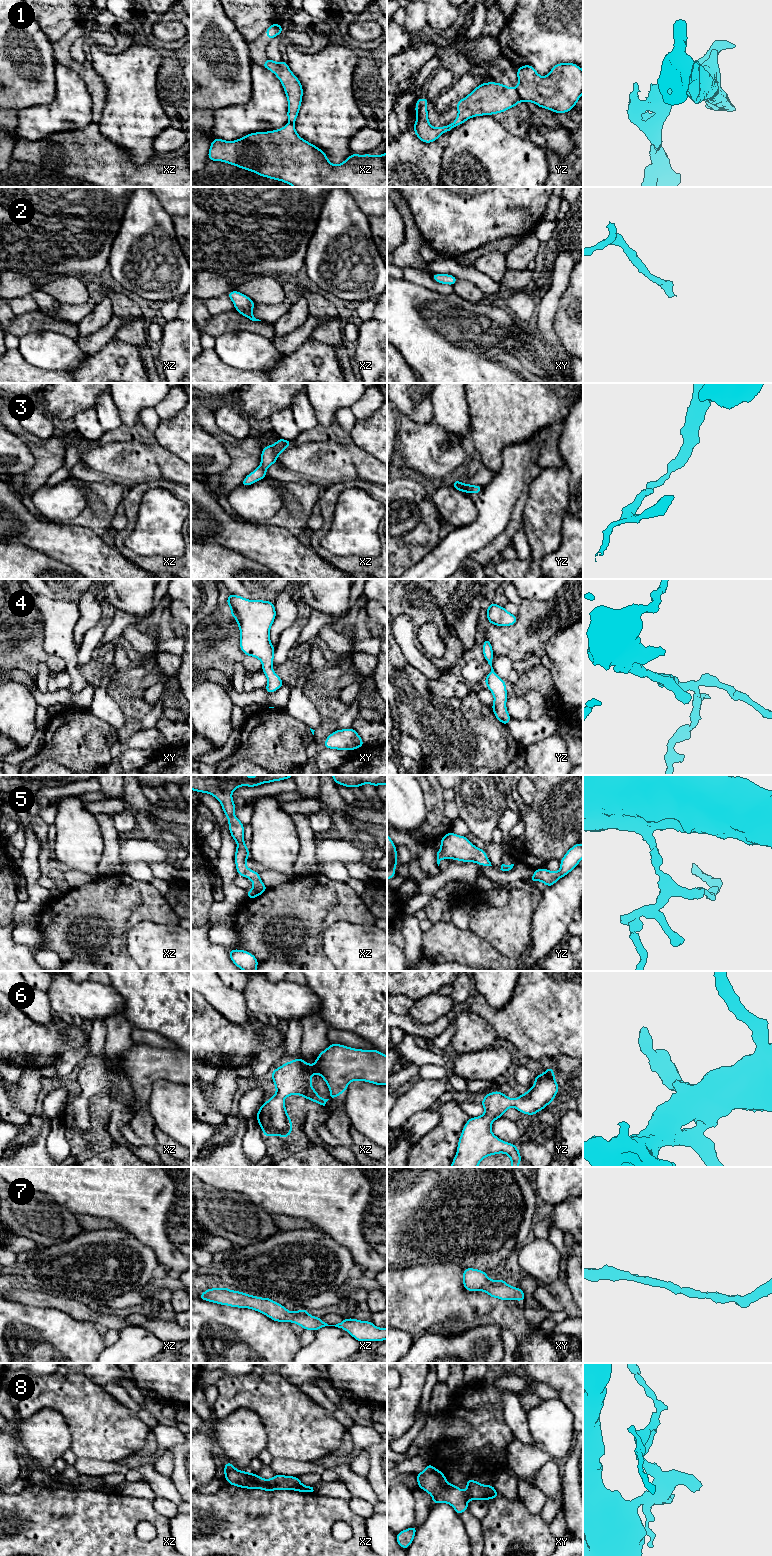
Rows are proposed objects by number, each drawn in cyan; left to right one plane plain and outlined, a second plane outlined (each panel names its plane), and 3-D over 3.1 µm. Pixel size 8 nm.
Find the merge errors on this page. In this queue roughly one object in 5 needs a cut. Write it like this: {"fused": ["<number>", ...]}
{"fused": ["1"]}

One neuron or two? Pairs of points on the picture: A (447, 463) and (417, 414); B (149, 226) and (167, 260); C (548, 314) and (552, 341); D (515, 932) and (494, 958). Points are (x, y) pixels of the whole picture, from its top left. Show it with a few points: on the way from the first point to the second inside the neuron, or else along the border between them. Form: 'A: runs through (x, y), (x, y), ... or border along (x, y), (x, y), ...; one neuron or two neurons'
A: border along (400, 414), (418, 423), (428, 423), (433, 419); two neurons
B: runs through (149, 234), (149, 242), (159, 252); one neuron
C: runs through (547, 321), (547, 334); one neuron
D: border along (480, 938), (488, 941), (501, 953), (519, 960); two neurons

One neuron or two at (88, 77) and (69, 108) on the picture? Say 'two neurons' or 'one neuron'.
two neurons

